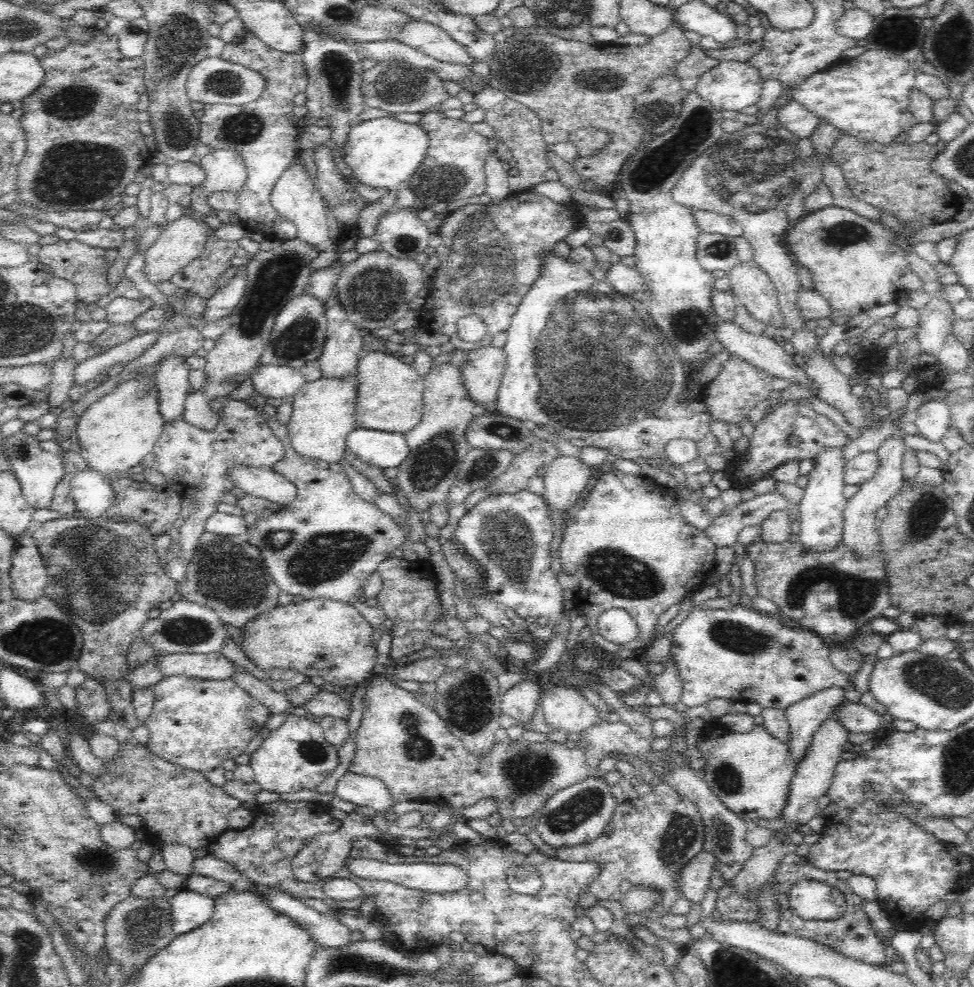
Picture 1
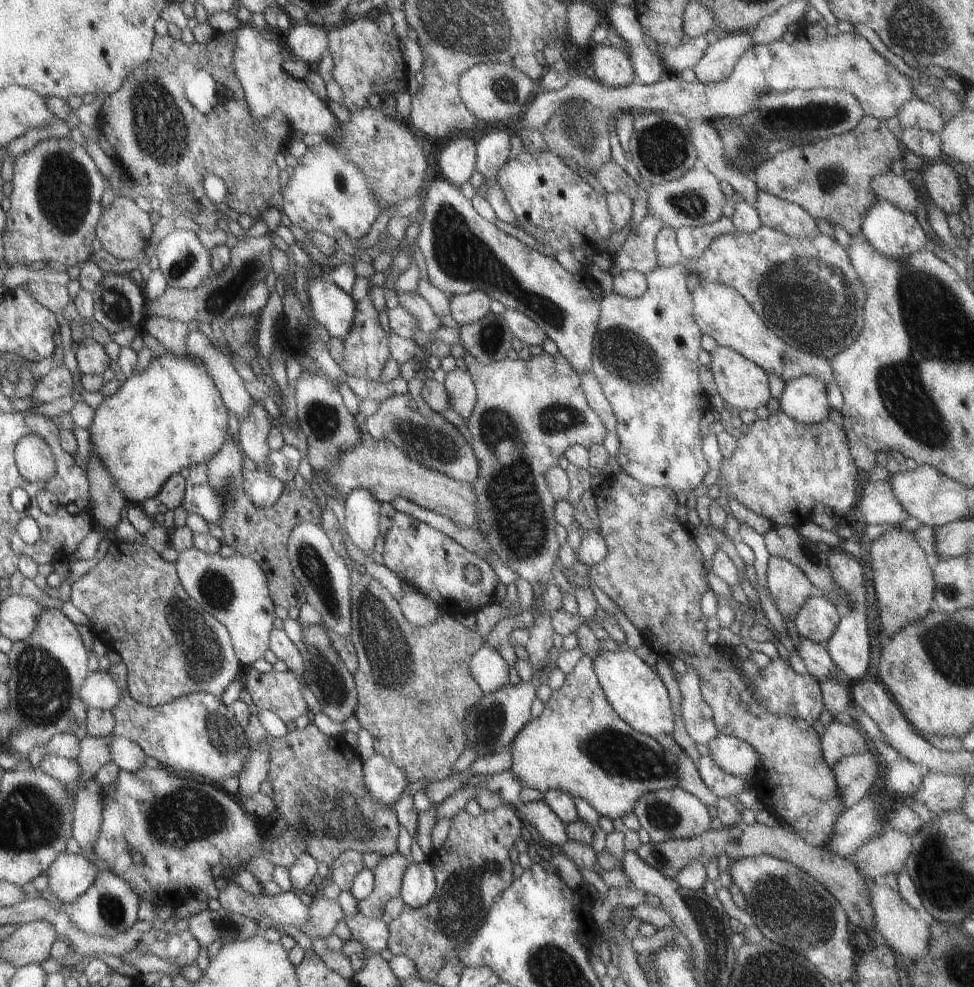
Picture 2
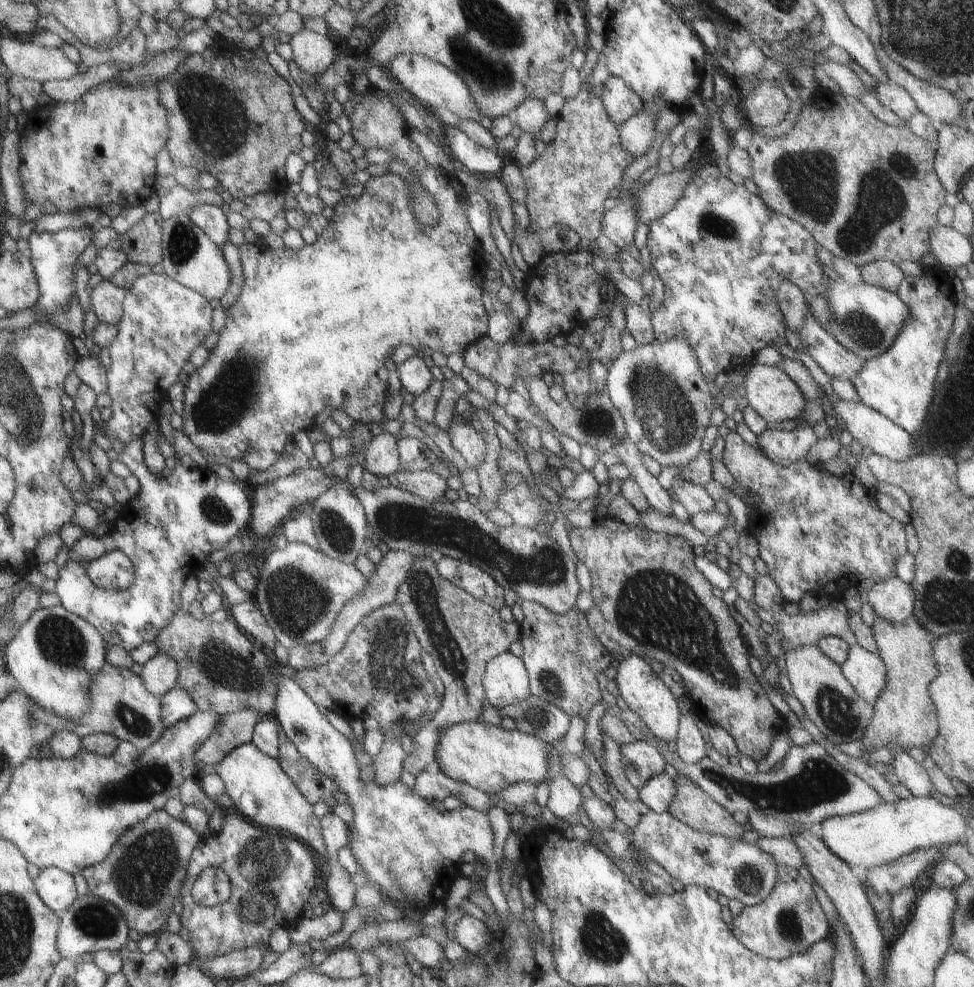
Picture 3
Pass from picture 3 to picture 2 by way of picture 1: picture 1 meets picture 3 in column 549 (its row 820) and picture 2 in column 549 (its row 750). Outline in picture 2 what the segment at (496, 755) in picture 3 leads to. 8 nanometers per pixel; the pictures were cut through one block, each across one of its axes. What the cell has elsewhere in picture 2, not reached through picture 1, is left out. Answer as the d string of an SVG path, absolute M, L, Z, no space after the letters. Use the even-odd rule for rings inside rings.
M581 656L573 670L565 676L561 688L553 692L551 698L543 704L541 714L537 718L531 718L531 722L517 730L509 752L509 770L523 788L531 788L543 794L547 790L567 792L571 798L585 800L593 810L597 810L599 816L607 816L611 820L633 812L633 806L639 796L677 786L675 756L665 750L655 738L633 730L613 712L595 678L591 656Z

